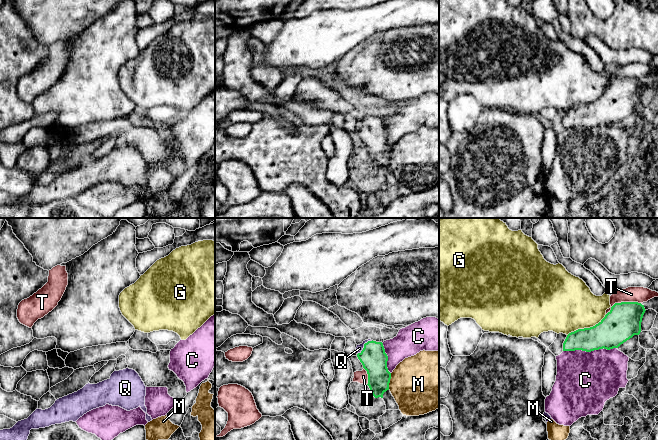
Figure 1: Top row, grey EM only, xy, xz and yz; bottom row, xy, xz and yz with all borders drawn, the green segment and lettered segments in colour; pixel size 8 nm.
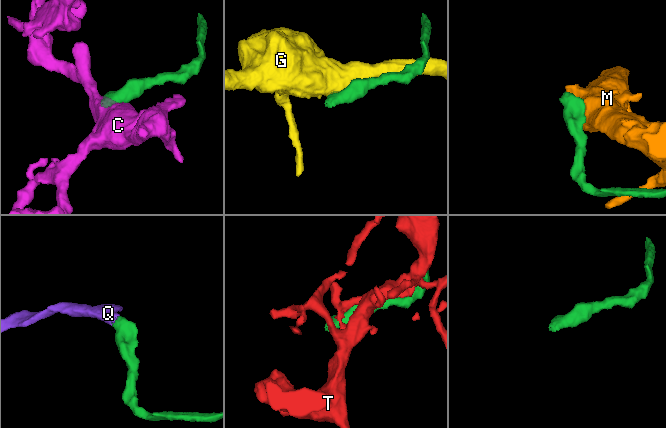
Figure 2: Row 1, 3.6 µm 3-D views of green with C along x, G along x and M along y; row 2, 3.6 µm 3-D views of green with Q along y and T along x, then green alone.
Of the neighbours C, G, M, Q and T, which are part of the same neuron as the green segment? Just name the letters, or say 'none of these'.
Q

